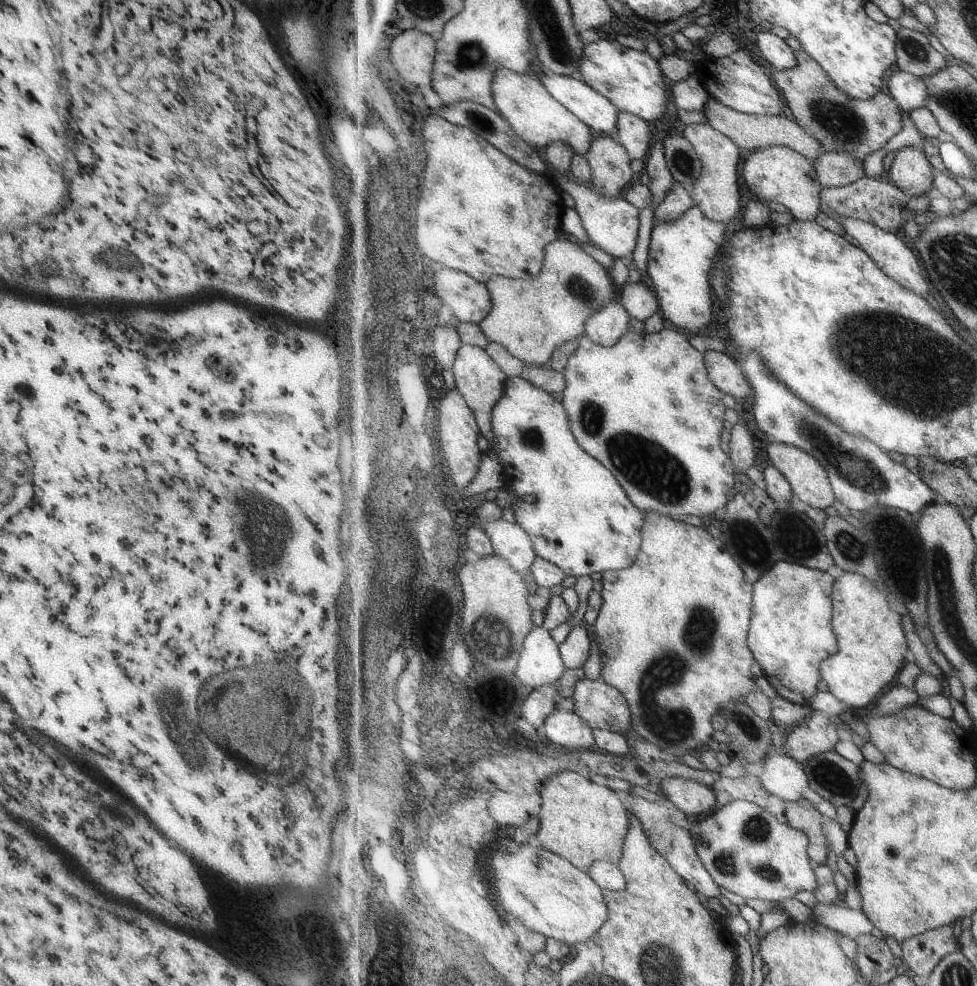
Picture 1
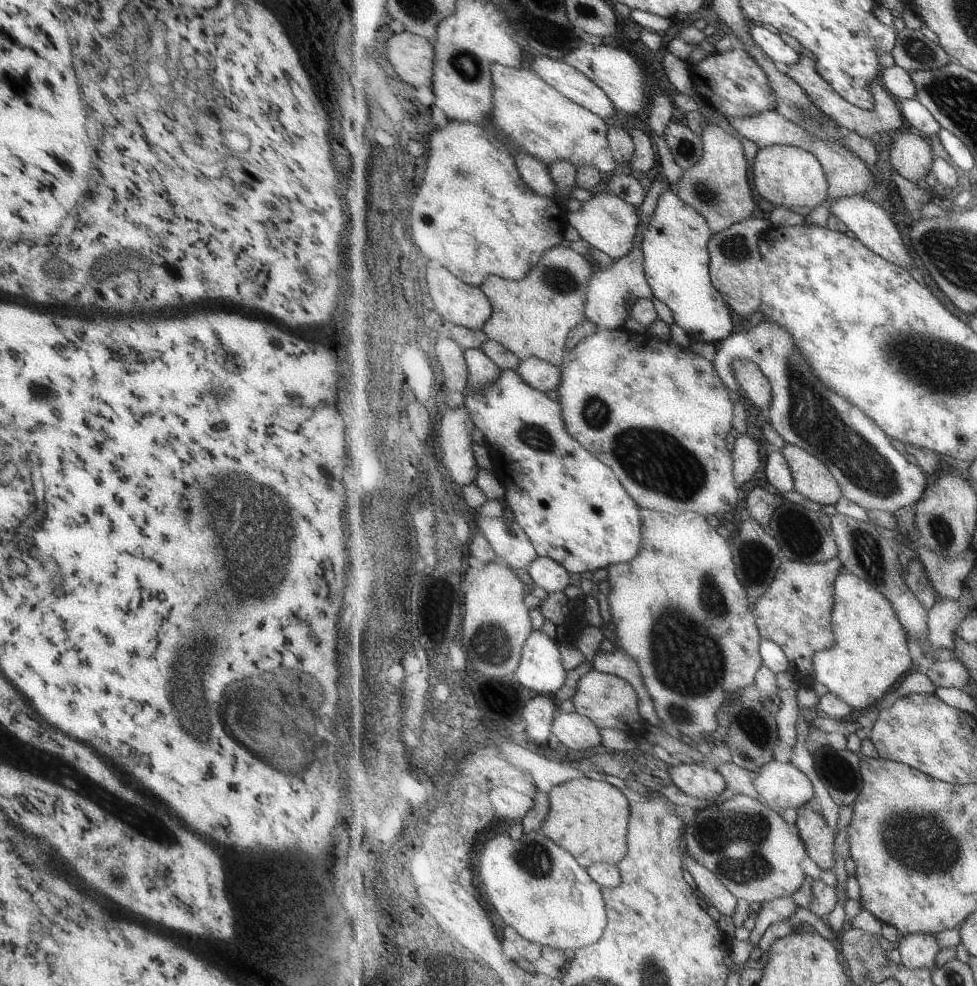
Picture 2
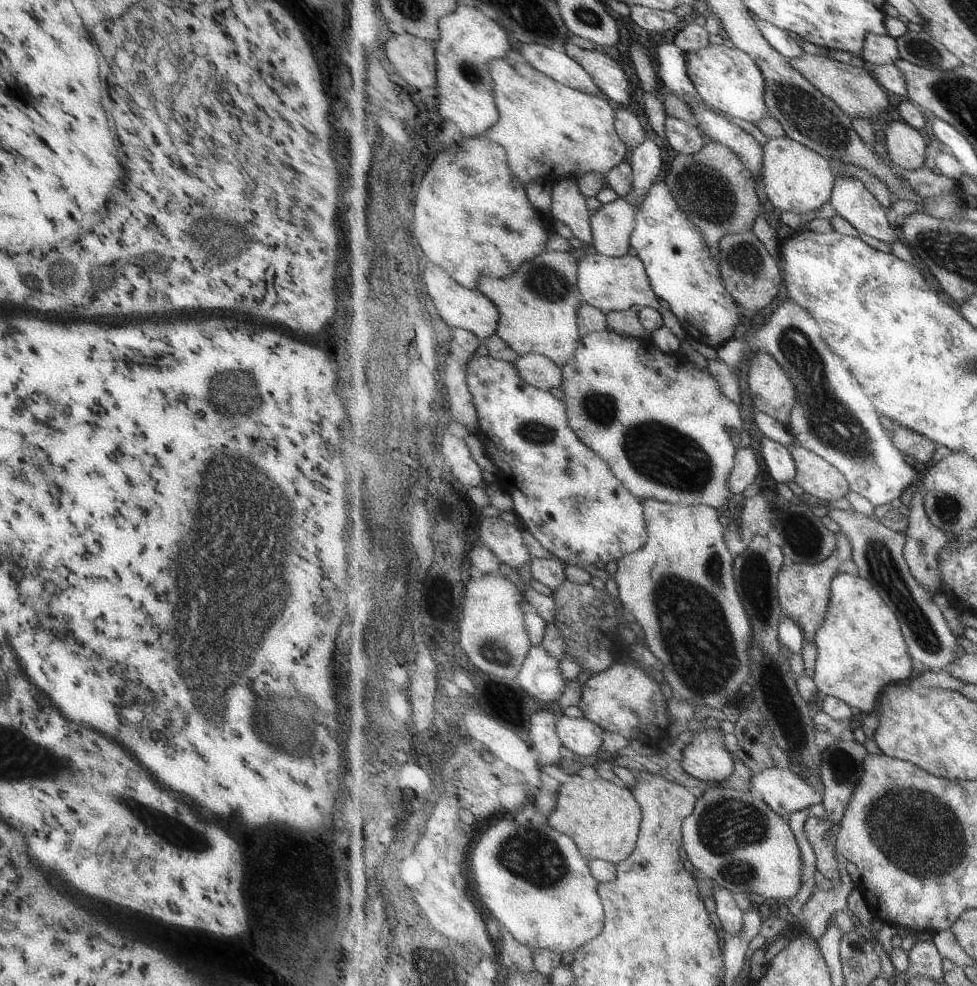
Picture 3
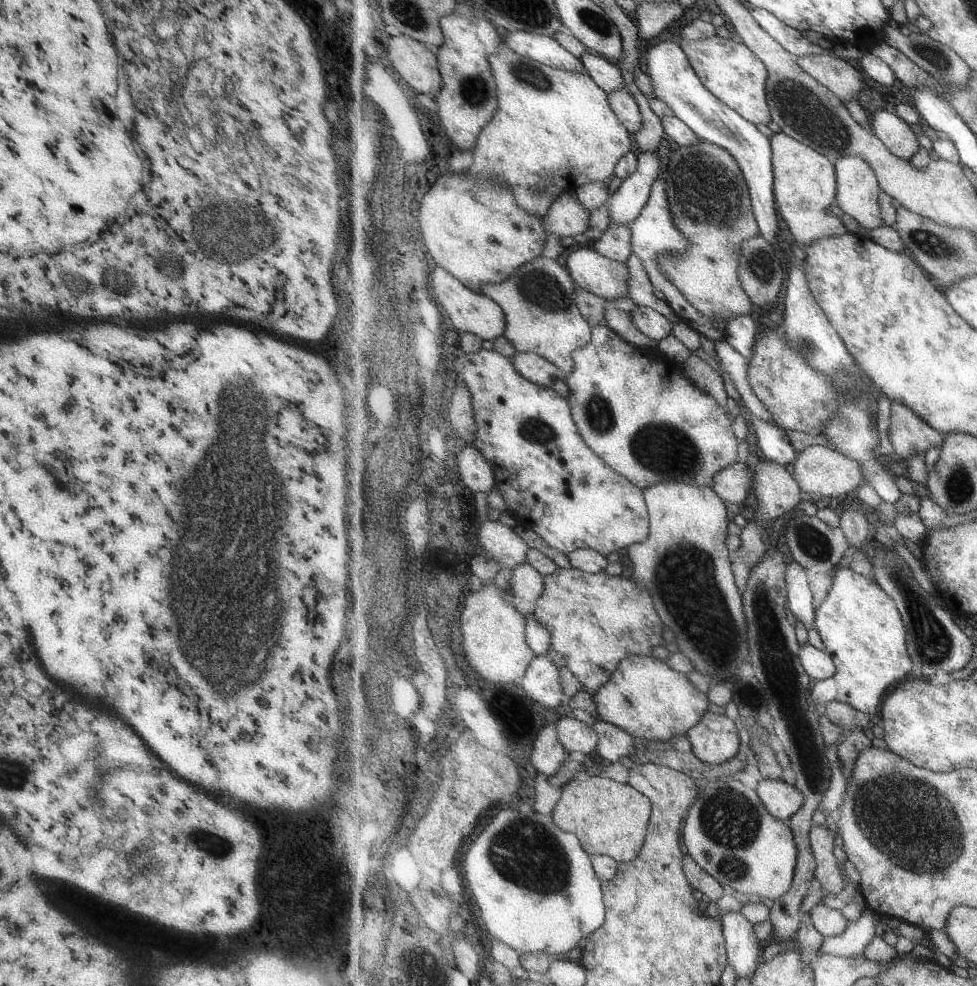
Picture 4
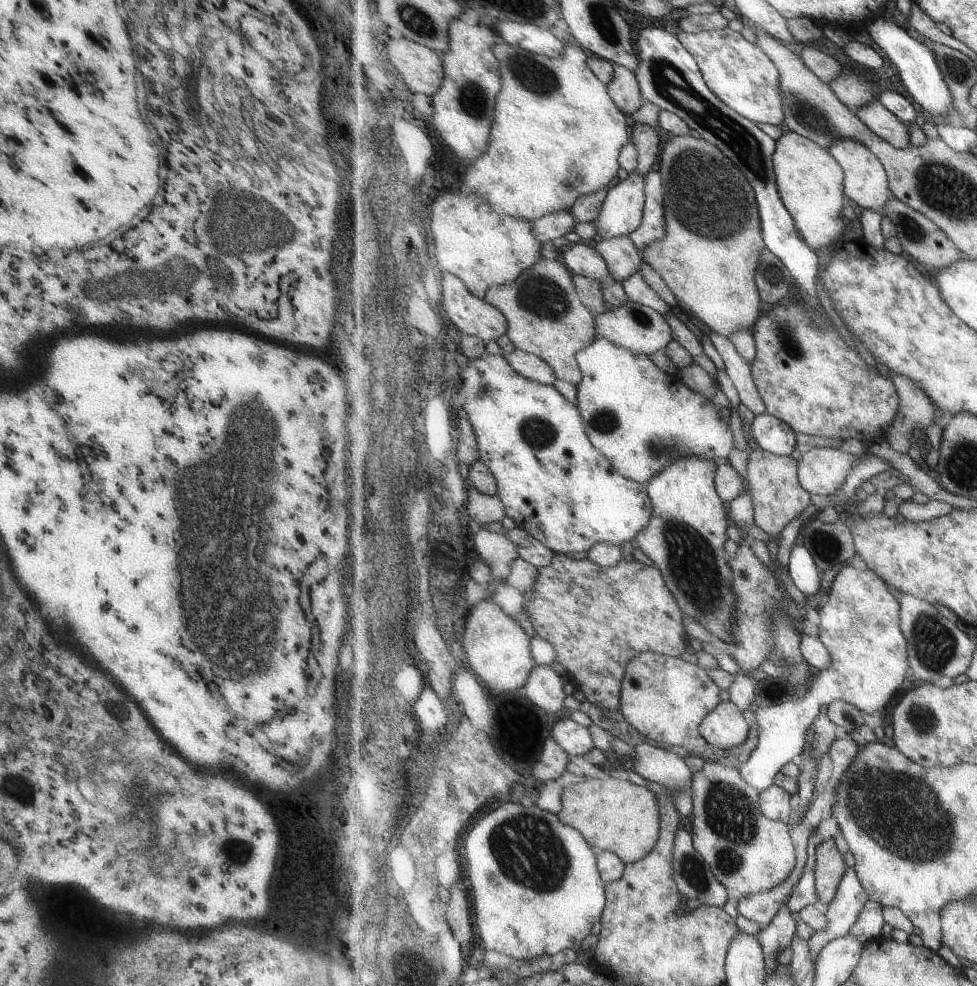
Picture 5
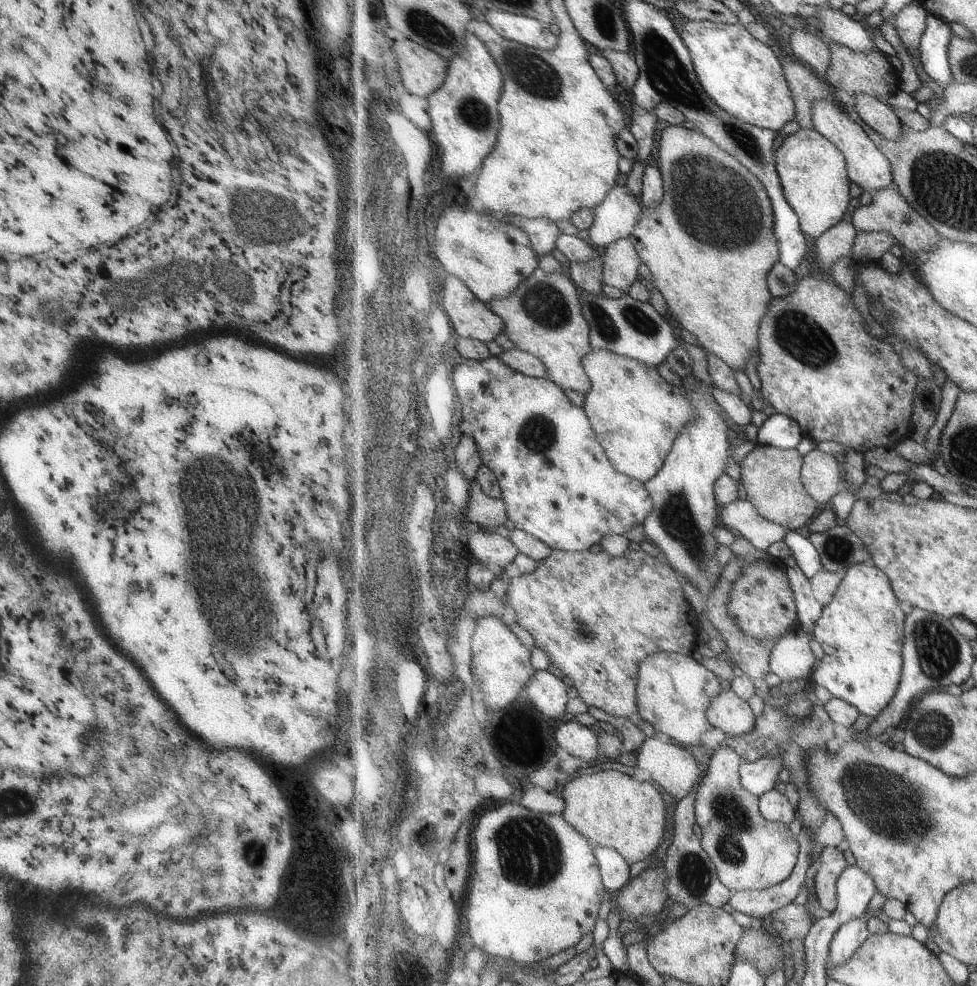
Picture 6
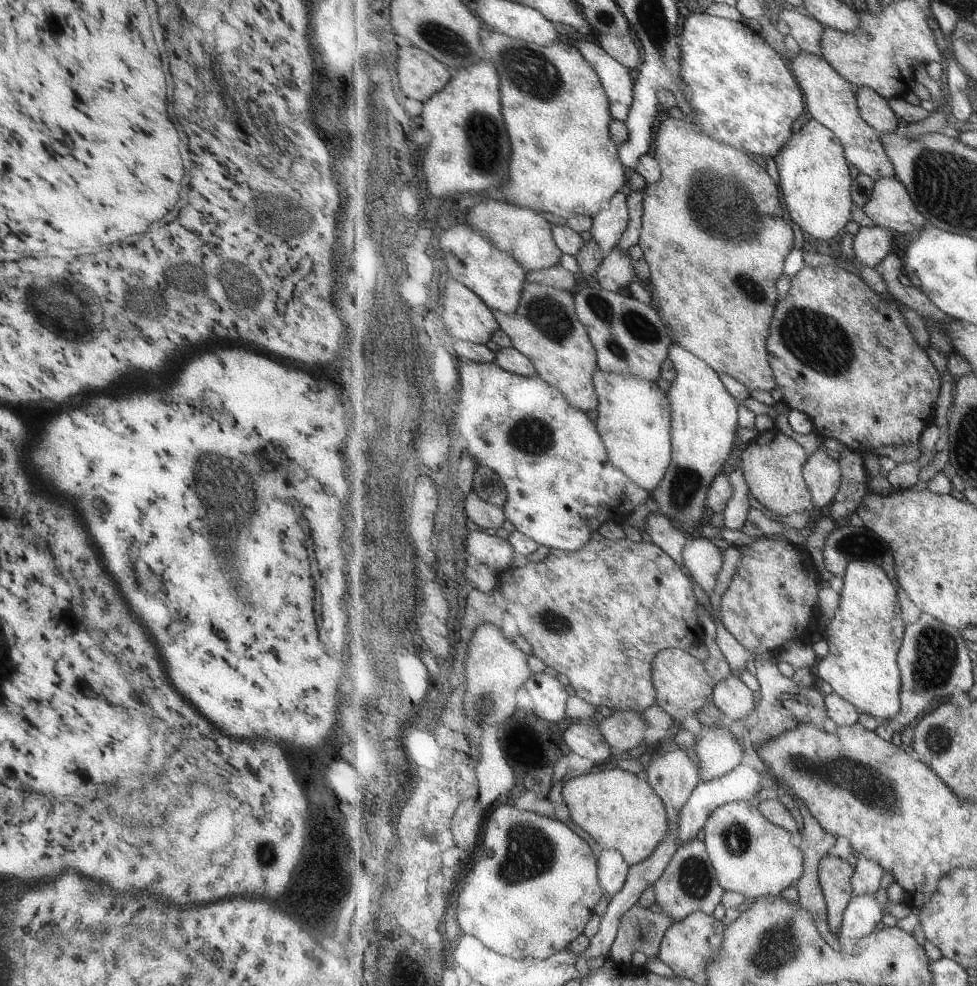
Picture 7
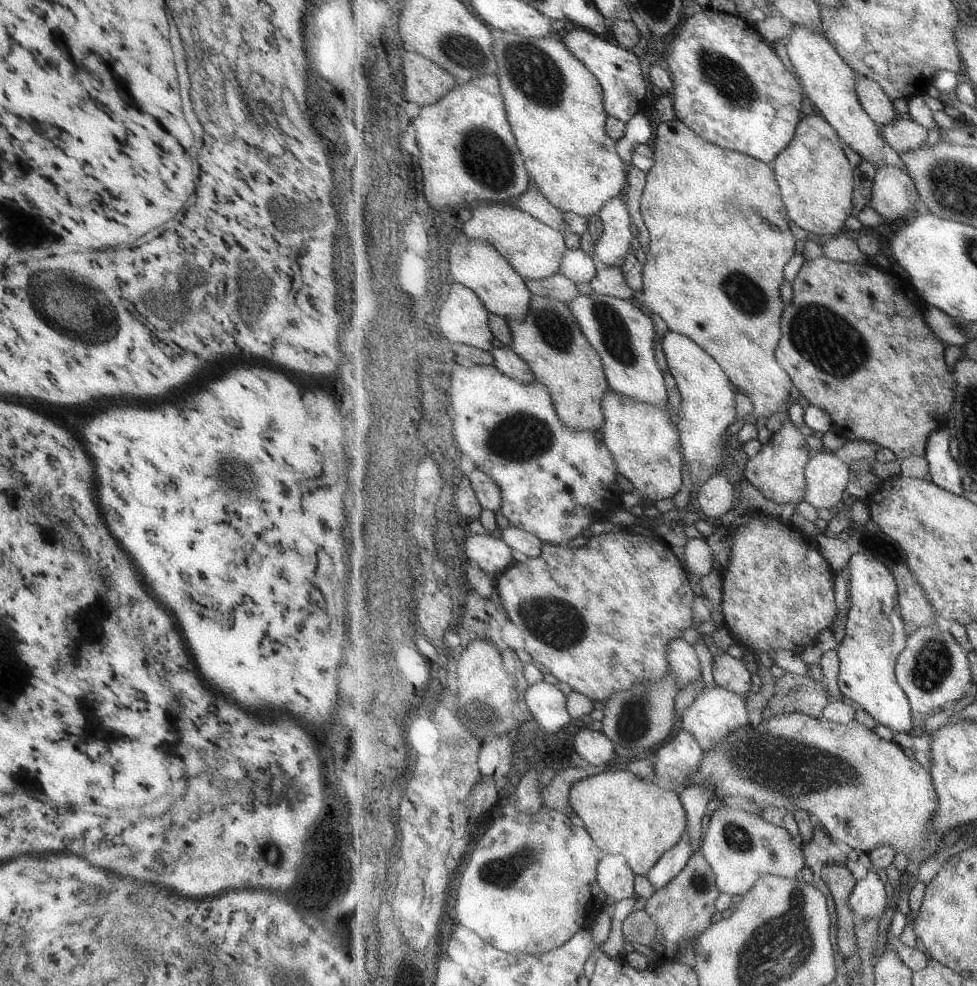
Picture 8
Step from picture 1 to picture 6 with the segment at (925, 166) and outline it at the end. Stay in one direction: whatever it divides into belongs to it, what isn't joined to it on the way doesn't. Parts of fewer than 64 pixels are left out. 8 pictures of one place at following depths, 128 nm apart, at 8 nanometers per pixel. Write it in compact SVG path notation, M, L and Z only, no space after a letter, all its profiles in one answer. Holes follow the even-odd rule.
M863 92L856 93L855 96L855 108L865 123L893 142L903 138L901 126L904 124L889 104Z

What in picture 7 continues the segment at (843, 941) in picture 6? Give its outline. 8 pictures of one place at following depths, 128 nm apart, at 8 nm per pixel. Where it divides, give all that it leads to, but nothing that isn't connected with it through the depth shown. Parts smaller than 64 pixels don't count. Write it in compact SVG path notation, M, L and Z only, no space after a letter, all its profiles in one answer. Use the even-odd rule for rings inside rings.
M875 894L852 897L845 910L845 922L841 924L841 936L860 939L875 932L875 926L883 920L885 913Z

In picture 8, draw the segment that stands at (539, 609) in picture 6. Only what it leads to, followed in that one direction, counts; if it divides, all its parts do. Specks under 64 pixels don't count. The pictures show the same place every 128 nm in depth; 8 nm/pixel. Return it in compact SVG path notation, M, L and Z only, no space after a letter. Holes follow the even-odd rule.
M616 527L609 533L593 535L573 545L543 543L539 556L517 562L502 573L497 580L497 600L507 617L521 630L525 651L535 662L548 668L557 680L566 682L573 691L606 703L613 694L625 692L637 684L642 687L645 682L658 685L668 671L667 654L672 640L681 640L686 629L694 628L696 596L689 586L685 568L684 561L677 558L671 544L663 538L650 533L634 535L626 528Z

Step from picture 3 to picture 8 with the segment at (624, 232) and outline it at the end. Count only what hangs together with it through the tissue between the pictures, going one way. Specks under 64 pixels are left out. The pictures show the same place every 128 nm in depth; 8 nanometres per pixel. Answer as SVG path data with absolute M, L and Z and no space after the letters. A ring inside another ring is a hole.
M617 266L600 268L591 282L591 287L598 293L621 299L635 300L638 296L637 292L627 284L622 268Z

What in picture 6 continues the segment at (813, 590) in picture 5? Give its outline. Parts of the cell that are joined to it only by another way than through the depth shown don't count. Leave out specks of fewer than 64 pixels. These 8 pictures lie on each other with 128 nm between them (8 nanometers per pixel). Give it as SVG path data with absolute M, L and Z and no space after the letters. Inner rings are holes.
M790 531L782 541L807 579L810 580L817 572L824 569L821 555L810 538L801 536L799 532Z

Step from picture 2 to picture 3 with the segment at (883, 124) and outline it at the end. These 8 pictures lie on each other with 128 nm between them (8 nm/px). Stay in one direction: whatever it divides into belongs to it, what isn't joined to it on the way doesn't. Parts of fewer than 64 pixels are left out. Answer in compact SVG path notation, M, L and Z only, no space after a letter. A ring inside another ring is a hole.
M805 53L801 58L790 59L789 64L794 66L805 78L808 78L816 87L819 87L825 96L835 100L852 119L862 118L871 120L871 116L887 112L889 106L889 96L880 82L871 73L869 66L850 66L843 62L825 58L822 55L811 55Z

